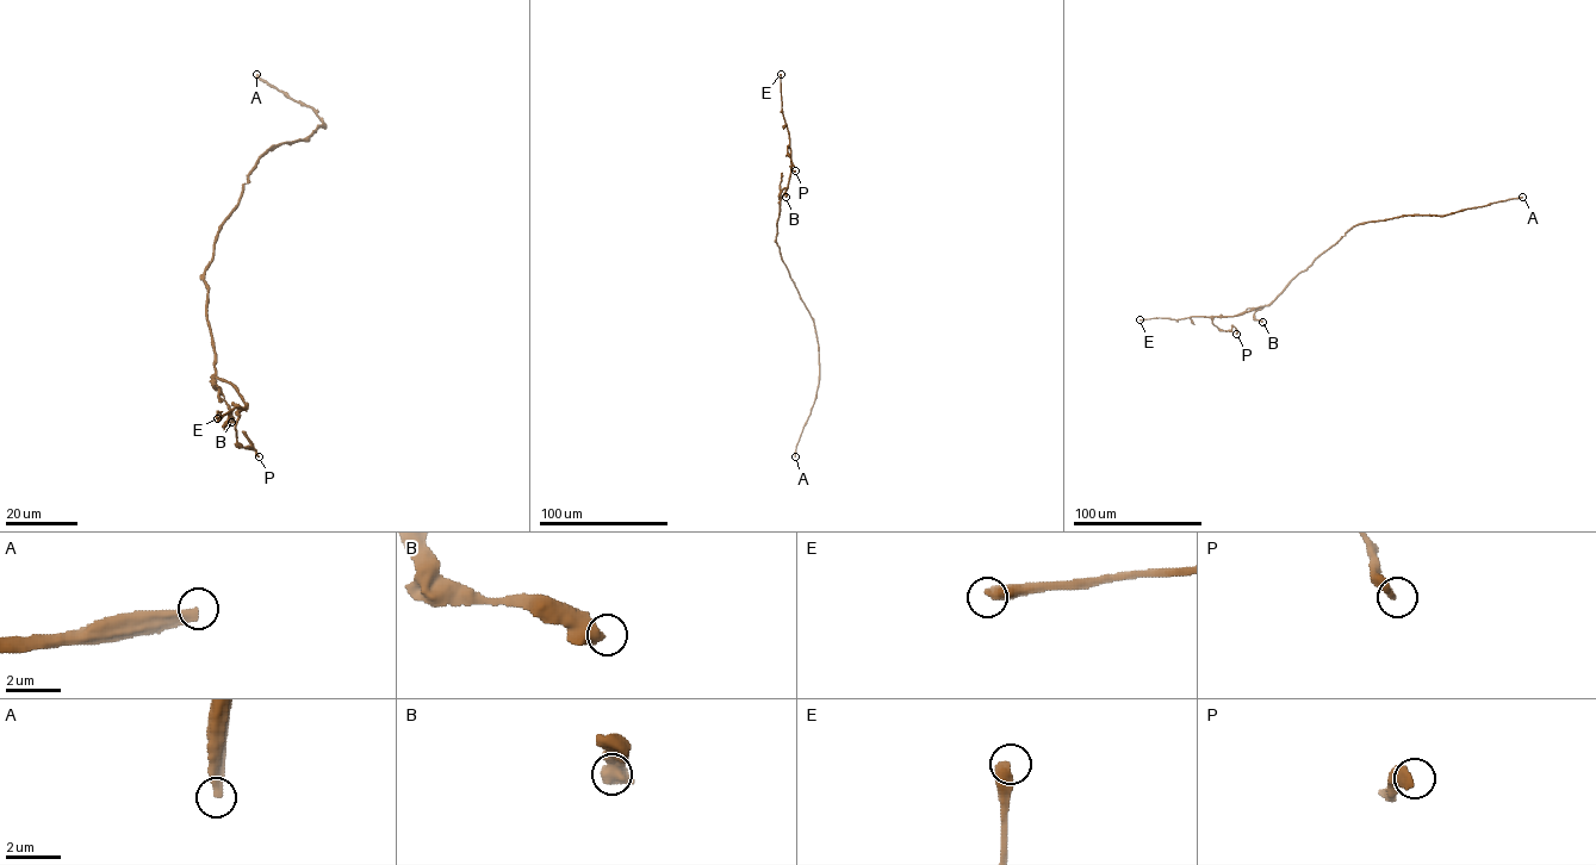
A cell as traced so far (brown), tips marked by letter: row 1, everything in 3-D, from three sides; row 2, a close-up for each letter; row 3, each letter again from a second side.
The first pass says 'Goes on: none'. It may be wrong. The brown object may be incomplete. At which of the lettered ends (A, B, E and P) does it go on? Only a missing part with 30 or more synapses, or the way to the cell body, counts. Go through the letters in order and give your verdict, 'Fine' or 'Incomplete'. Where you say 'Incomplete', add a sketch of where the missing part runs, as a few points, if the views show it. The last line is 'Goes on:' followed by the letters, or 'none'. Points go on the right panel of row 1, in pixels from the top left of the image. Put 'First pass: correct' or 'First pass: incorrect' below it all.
A: Fine
B: Fine
E: Incomplete. Course of what is missing: (1140, 319), (1082, 331), (1082, 337)
P: Fine
Goes on: E
First pass: incorrect

